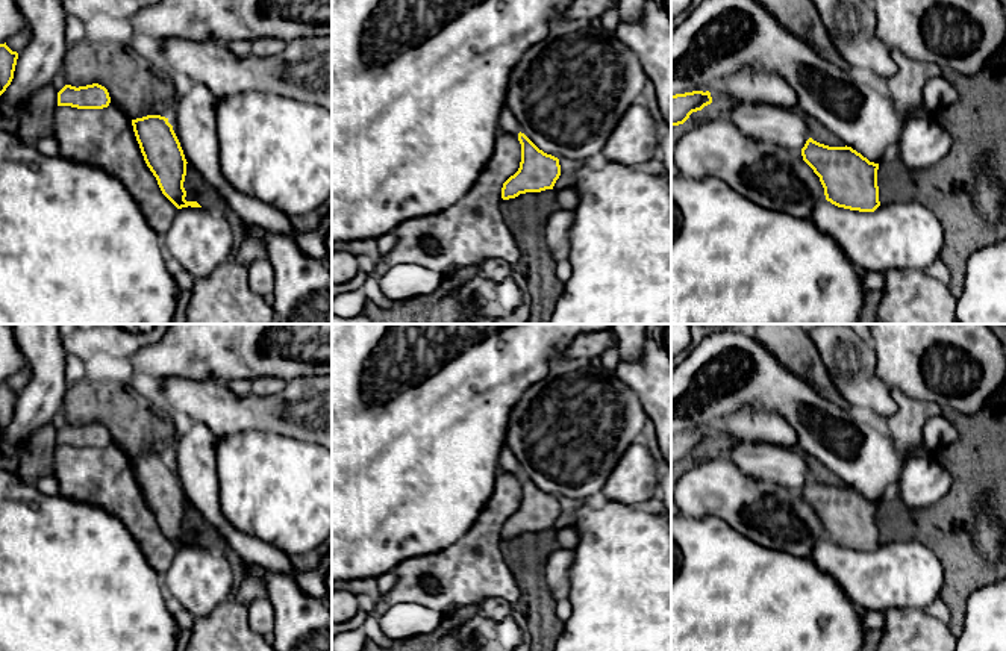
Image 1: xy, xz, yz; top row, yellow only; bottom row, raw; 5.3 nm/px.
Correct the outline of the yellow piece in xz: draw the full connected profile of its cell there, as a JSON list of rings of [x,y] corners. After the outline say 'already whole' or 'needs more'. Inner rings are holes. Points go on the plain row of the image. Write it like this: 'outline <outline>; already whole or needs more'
outline [[[518,472],[521,501],[518,510],[501,527],[501,537],[553,528],[561,515],[559,498],[539,489],[524,472]]]; already whole

